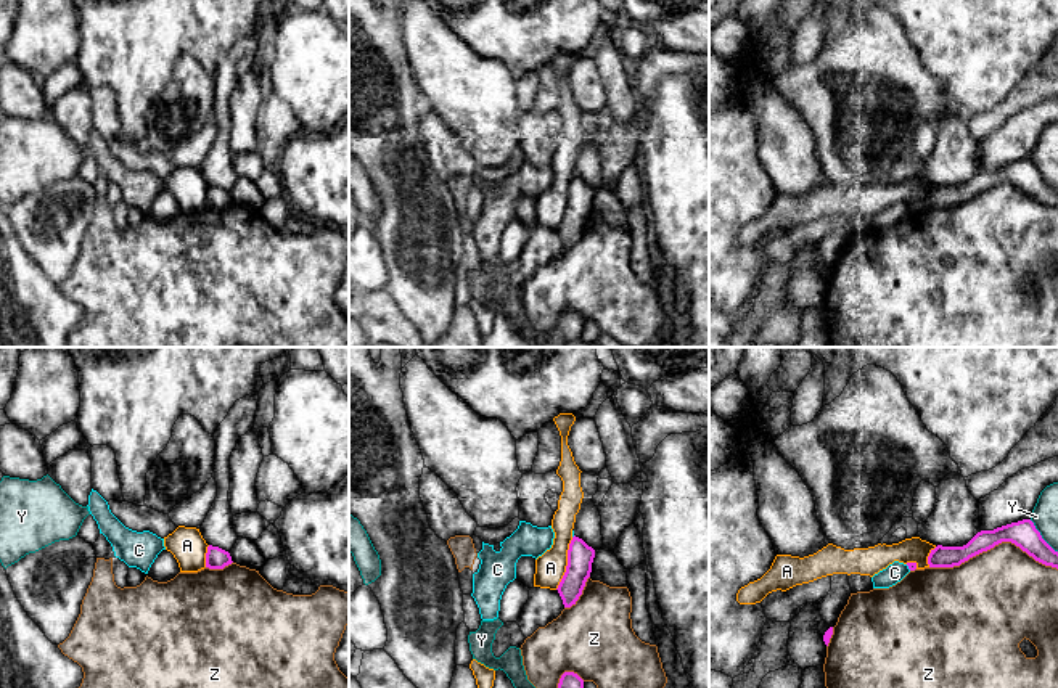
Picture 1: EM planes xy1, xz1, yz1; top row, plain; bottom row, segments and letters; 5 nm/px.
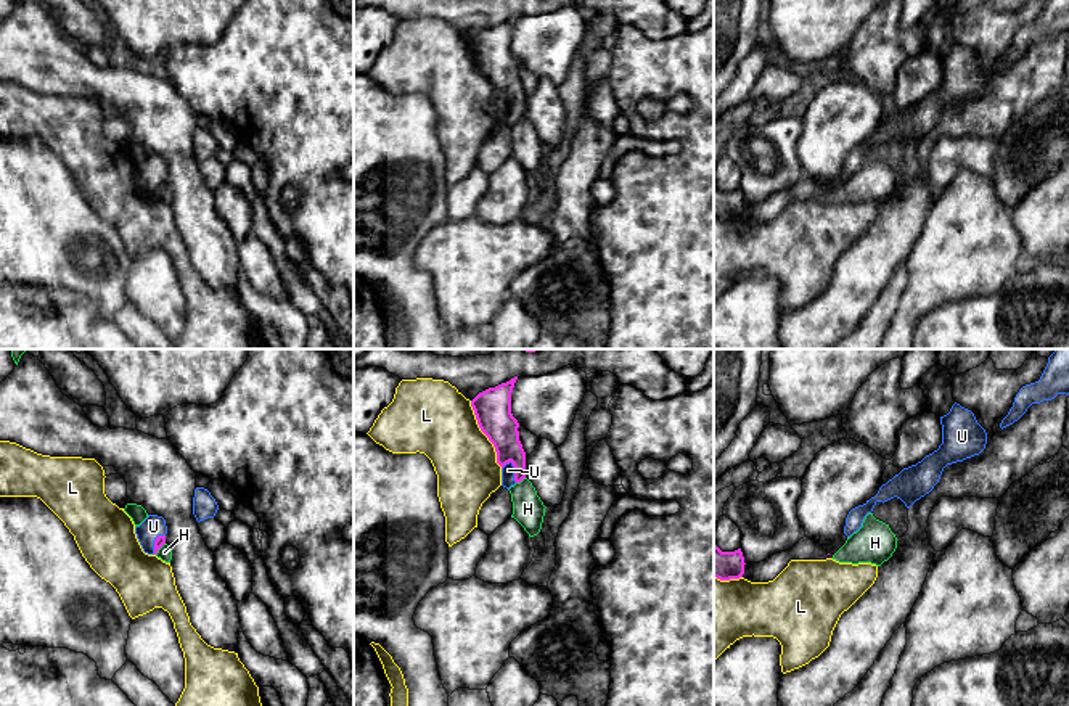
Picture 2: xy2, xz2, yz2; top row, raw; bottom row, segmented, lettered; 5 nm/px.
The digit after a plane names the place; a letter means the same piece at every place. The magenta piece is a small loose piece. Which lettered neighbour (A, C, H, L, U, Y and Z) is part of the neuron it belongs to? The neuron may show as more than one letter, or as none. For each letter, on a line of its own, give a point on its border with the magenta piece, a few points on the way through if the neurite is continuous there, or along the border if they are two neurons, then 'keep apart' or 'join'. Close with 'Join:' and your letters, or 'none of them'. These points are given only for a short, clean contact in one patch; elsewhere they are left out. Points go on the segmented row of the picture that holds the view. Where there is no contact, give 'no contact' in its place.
A: meets magenta in xz1 at (568, 563); border along xz1 (573, 537), (568, 547), (566, 571), (555, 589); keep apart
C: meets magenta in yz1 at (909, 568); keep apart
H: meets magenta in xz2 at (520, 481); border along xz2 (524, 476), (516, 483); keep apart
L: meets magenta in xz2 at (484, 433); keep apart
U: meets magenta in xz2 at (515, 472); runs through xz2 (499, 425), (515, 472), (508, 470); join
Y: meets magenta in yz1 at (1041, 536); border along yz1 (1029, 520), (1057, 552); keep apart
Z: meets magenta in yz1 at (994, 545); keep apart
Join: U

